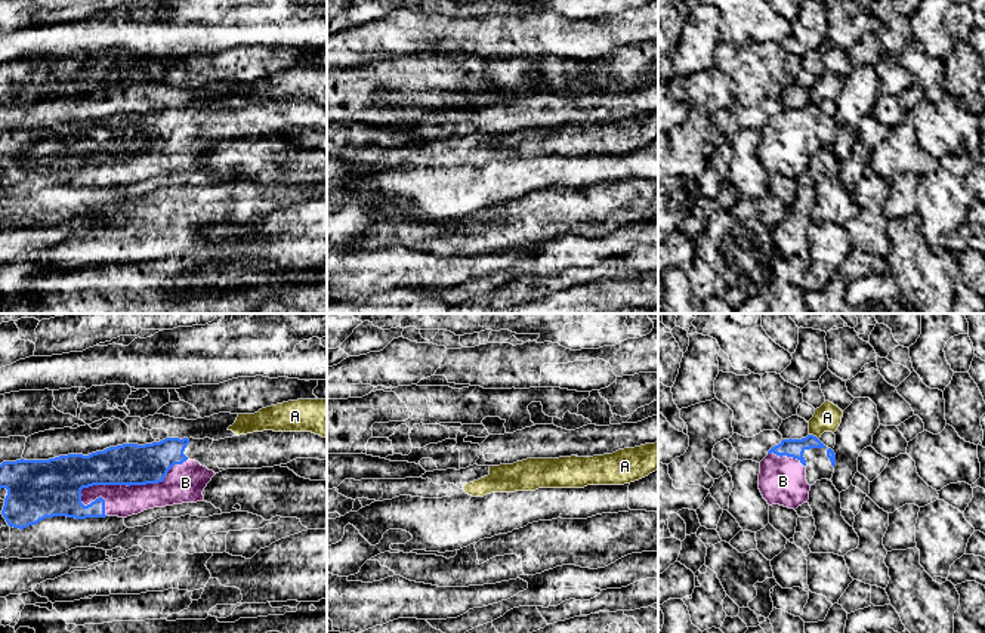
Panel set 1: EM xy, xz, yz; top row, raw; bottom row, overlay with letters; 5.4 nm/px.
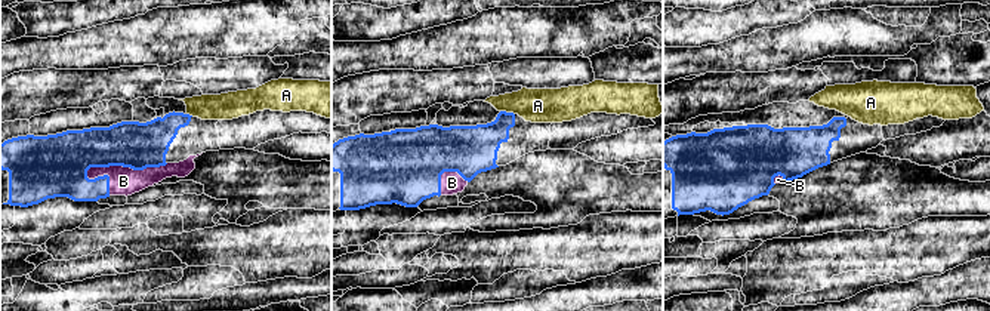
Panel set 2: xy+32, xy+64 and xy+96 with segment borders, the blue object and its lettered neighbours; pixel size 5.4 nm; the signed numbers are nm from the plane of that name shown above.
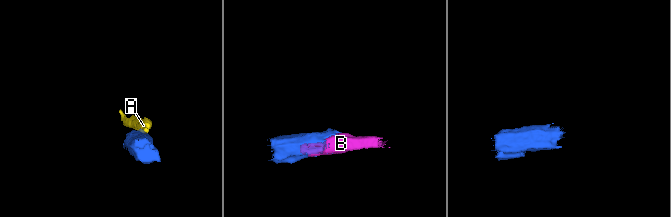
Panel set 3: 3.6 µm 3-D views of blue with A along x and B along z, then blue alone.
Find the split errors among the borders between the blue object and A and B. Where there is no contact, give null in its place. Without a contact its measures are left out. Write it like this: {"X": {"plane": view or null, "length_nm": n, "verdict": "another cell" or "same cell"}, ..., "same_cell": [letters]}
{"A": {"plane": "yz", "length_nm": 70, "verdict": "another cell"}, "B": {"plane": "xy", "length_nm": 600, "verdict": "same cell"}, "same_cell": ["B"]}

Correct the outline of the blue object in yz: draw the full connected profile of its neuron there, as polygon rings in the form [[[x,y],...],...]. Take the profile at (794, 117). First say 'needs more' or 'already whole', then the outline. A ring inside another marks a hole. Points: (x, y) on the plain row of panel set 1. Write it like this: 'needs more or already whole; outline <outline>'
needs more; outline [[[816,105],[782,108],[760,130],[759,158],[769,175],[797,177],[809,169],[810,155],[831,148],[836,123]]]

